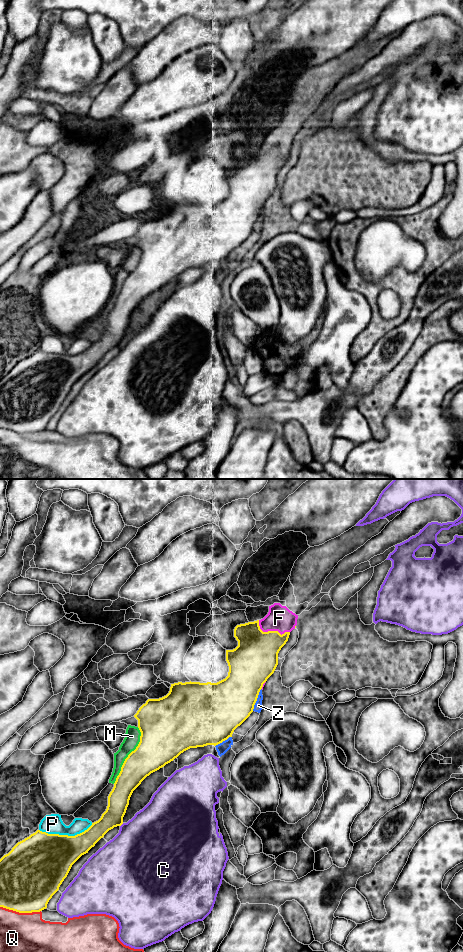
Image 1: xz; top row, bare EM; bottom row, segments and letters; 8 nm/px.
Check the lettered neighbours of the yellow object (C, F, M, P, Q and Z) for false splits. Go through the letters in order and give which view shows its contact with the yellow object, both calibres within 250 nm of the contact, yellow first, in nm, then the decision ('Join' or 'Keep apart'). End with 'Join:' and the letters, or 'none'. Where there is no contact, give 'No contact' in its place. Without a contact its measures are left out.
C: Touches yellow in xz. Thickness 180 nm (yellow) against 460 nm. Keep apart
F: Touches yellow in xz. Thickness 360 nm (yellow) against 200 nm. Keep apart
M: Touches yellow in xz. Thickness 300 nm (yellow) against 130 nm. Keep apart
P: Touches yellow in xz. Thickness 420 nm (yellow) against 160 nm. Keep apart
Q: Touches yellow in xz. Thickness 440 nm (yellow) against 320 nm. Keep apart
Z: Touches yellow in xz. Thickness 380 nm (yellow) against 60 nm. Keep apart
Join: none

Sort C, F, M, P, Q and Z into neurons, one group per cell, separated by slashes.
C / F M Z / P / Q

